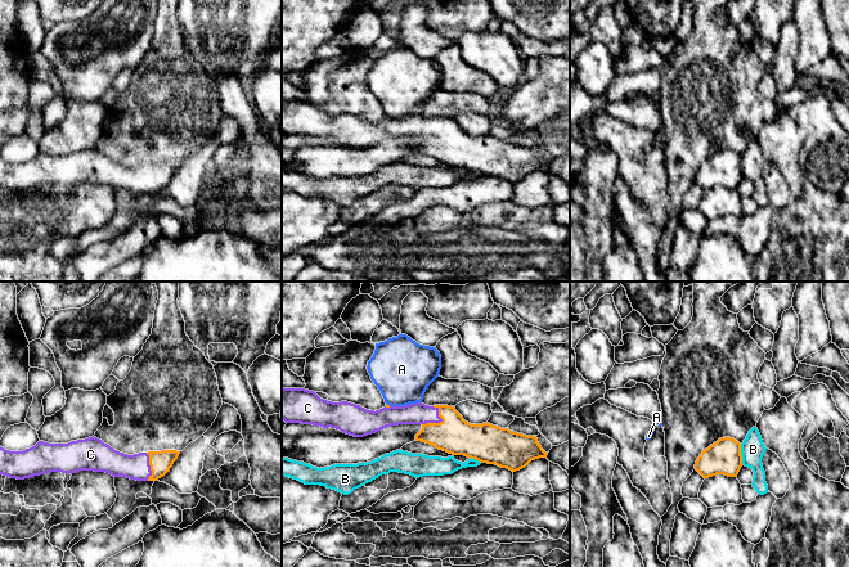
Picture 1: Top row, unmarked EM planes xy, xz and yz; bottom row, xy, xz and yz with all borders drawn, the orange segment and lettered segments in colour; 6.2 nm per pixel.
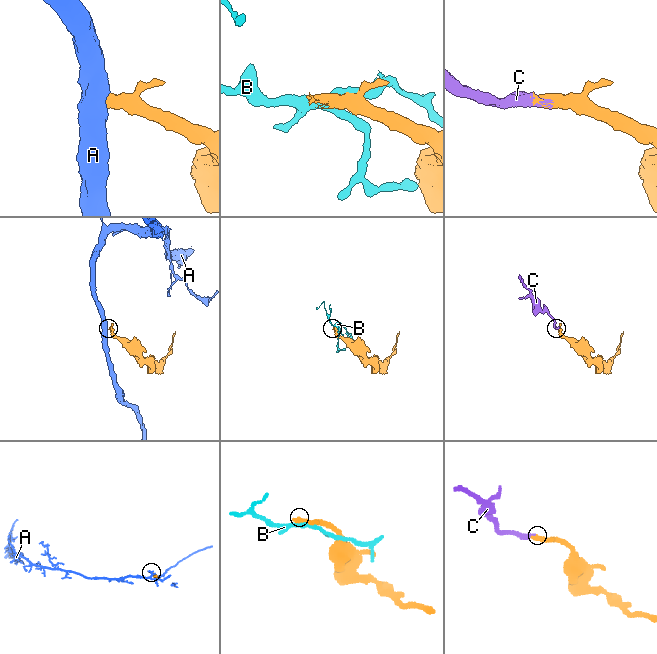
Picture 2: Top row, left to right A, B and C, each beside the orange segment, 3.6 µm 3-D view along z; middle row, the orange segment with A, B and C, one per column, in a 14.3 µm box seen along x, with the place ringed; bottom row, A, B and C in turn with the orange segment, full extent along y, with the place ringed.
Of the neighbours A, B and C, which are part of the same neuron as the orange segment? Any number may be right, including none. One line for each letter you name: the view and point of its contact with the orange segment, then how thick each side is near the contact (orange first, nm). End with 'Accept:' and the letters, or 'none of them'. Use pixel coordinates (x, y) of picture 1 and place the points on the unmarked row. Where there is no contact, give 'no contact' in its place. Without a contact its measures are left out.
C: meets orange in xz at (438, 135); 220 nm thick on the orange side, 130 nm on the other
Accept: C

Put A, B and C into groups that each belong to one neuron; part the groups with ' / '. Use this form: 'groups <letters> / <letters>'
groups A / B / C

